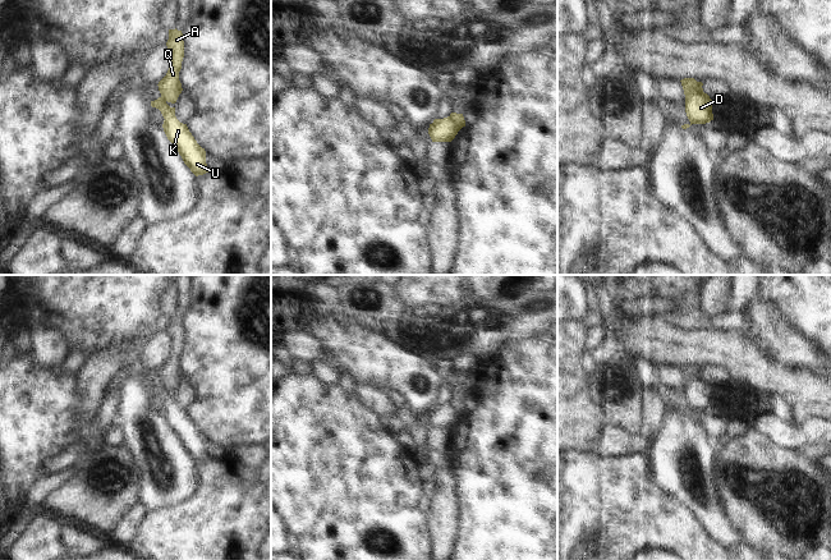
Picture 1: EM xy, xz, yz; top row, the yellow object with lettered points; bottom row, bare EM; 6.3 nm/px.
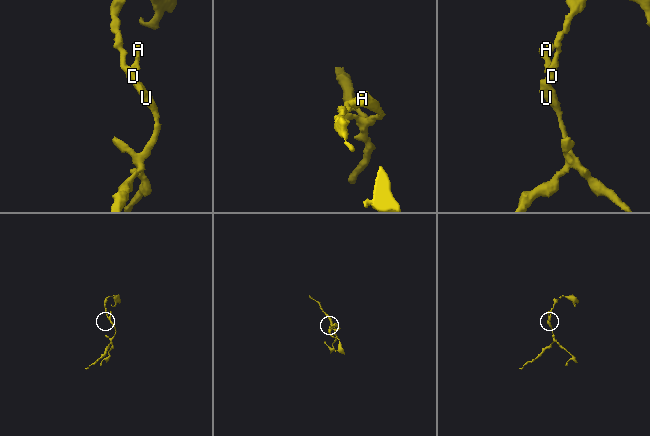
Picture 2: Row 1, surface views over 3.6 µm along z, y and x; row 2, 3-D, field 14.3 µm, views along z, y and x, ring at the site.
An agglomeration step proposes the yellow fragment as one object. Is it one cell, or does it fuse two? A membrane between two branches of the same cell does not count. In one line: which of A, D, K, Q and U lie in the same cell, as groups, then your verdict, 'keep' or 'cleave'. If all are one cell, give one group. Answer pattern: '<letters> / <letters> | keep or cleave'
A Q / D K U | cleave

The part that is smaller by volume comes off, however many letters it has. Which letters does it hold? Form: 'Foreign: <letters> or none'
Foreign: A, Q

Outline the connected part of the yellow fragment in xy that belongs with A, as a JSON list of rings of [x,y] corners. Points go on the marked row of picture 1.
[[[169,29],[169,40],[166,46],[171,54],[170,66],[166,75],[159,82],[159,91],[161,97],[171,104],[175,104],[182,93],[182,83],[179,81],[179,72],[184,58],[184,41],[182,31]]]

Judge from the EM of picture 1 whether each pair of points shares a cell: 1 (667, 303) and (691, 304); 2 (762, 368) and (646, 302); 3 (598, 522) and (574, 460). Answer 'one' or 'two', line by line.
1: one
2: two
3: one

